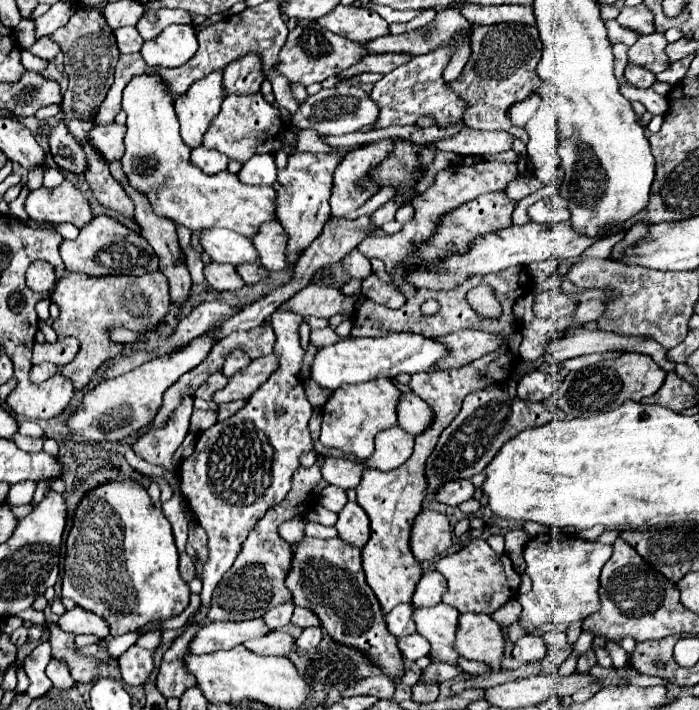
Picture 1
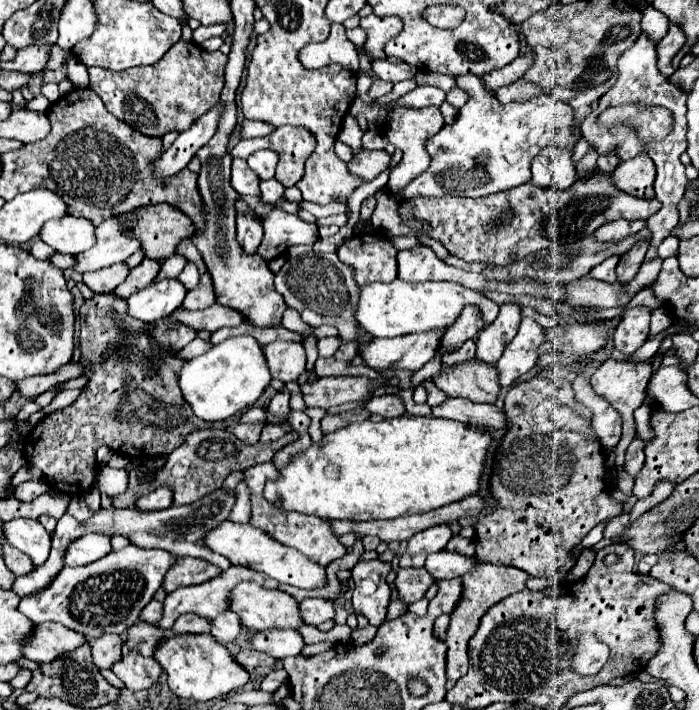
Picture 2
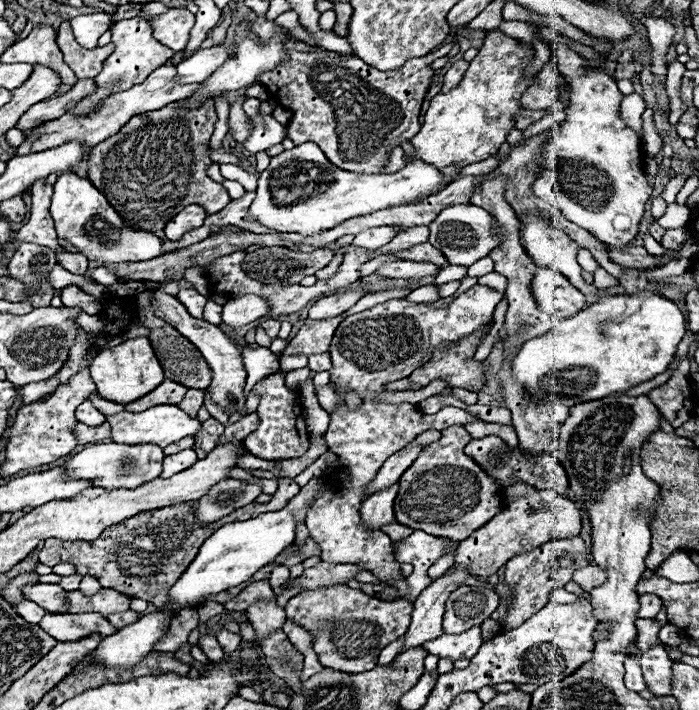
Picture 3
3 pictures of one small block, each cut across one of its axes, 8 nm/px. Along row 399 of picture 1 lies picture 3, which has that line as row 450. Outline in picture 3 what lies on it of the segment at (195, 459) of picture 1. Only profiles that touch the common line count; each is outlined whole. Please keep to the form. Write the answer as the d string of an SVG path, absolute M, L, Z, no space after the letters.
M272 374L264 380L260 380L254 390L262 396L258 406L260 424L258 428L246 436L244 446L258 458L264 460L278 460L278 458L298 458L306 454L310 442L308 442L308 430L306 422L302 418L302 404L296 392L290 392L284 384L284 378L280 374Z

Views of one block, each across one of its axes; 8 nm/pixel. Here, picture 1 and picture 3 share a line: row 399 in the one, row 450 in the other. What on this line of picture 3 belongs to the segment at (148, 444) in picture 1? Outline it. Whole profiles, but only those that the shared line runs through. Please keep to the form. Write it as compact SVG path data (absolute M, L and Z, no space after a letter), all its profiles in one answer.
M182 450L178 454L172 454L172 456L166 456L164 458L164 470L162 470L162 478L170 478L172 474L178 474L180 470L186 470L188 466L192 466L194 462L198 460L196 452L194 450Z

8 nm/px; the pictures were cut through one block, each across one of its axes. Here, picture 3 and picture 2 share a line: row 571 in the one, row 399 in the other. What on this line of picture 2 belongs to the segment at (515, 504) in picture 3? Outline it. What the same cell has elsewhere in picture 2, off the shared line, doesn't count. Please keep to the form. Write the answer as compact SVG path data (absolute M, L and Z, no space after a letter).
M472 362L448 366L448 372L444 370L434 384L450 398L462 396L472 402L490 402L490 404L498 400L502 390L494 366Z

